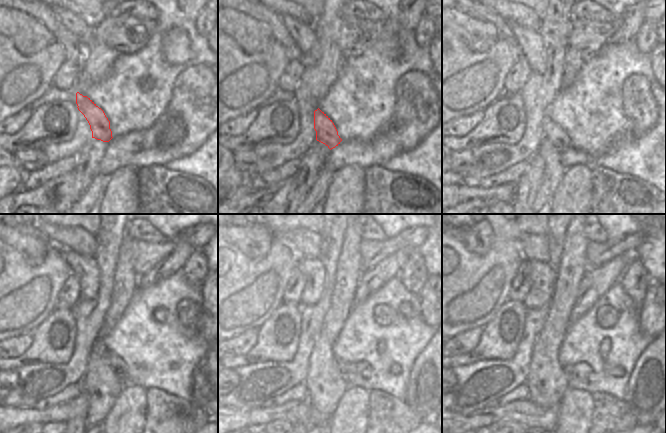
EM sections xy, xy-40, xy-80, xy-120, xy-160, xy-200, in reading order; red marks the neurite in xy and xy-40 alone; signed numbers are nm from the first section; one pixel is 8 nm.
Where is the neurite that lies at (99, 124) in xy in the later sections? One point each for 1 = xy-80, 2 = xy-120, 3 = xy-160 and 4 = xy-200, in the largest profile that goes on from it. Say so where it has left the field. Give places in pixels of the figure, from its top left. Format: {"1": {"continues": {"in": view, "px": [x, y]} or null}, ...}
{"1": {"continues": {"in": "xy-80", "px": [553, 132]}}, "2": {"continues": {"in": "xy-120", "px": [116, 363]}}, "3": {"continues": {"in": "xy-160", "px": [343, 367]}}, "4": {"continues": {"in": "xy-200", "px": [582, 369]}}}

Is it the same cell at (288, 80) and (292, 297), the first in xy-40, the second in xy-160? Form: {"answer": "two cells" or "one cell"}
{"answer": "one cell"}

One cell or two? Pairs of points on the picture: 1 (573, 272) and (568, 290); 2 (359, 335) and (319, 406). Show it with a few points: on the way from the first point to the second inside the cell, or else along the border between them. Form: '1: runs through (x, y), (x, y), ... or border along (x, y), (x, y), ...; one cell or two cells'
1: runs through (569, 276), (568, 286); one cell
2: border along (337, 337), (332, 347), (333, 356), (337, 362); two cells

